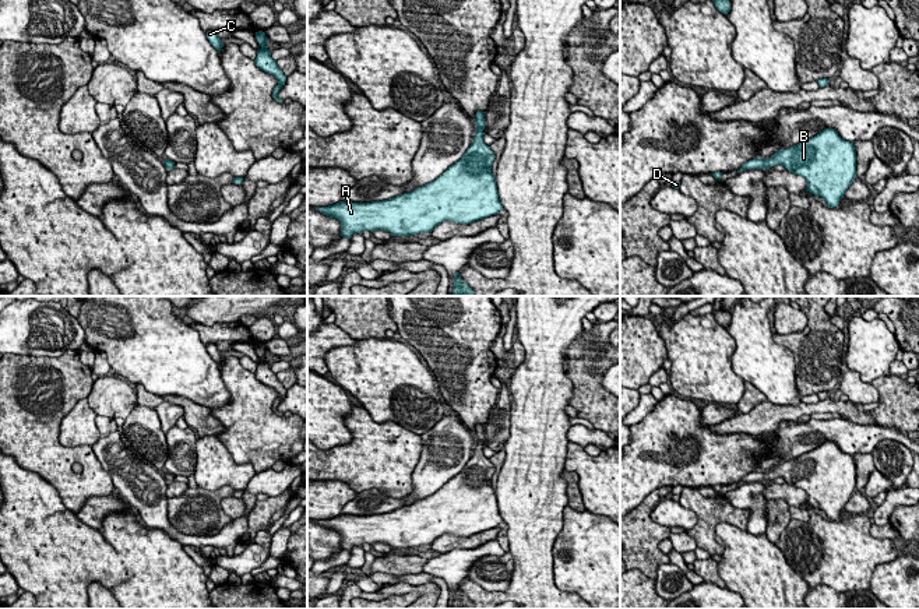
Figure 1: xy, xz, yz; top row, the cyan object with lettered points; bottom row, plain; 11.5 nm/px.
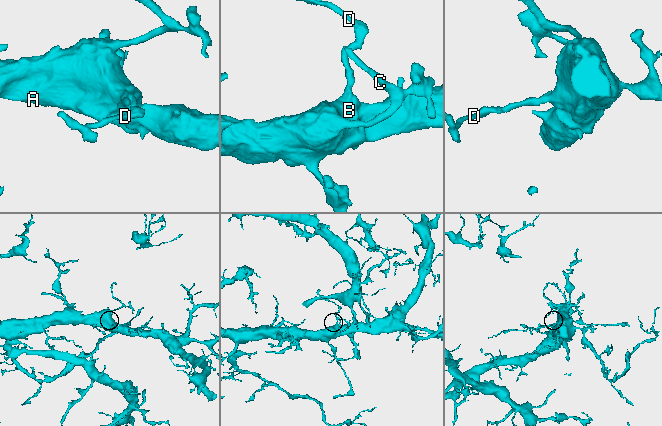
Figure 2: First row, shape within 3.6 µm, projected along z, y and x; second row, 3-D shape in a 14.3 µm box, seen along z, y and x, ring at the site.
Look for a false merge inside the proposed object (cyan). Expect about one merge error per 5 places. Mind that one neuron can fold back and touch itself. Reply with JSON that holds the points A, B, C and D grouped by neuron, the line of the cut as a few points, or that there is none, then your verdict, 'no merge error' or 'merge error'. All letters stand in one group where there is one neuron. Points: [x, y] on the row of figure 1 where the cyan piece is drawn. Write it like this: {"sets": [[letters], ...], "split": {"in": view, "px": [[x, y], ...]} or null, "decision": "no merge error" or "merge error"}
{"sets": [["A", "B", "C", "D"]], "split": null, "decision": "no merge error"}

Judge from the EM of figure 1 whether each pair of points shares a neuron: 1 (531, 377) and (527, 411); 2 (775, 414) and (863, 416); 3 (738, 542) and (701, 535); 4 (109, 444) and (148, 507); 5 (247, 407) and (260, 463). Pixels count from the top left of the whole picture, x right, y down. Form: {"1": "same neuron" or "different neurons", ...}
{"1": "same neuron", "2": "same neuron", "3": "different neurons", "4": "same neuron", "5": "same neuron"}

